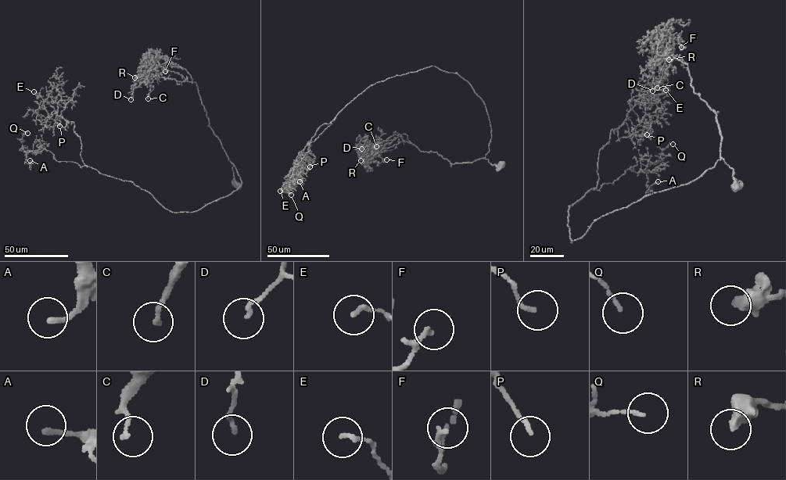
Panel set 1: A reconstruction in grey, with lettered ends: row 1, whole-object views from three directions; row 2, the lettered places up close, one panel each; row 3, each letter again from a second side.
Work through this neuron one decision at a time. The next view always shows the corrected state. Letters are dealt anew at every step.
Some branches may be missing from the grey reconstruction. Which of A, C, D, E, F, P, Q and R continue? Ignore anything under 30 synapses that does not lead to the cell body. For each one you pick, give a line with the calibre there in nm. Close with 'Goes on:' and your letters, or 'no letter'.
Goes on: no letter

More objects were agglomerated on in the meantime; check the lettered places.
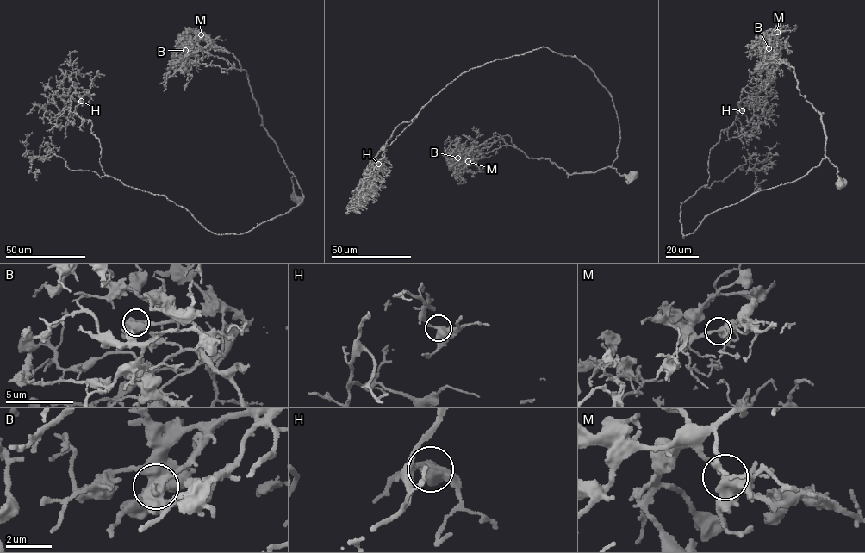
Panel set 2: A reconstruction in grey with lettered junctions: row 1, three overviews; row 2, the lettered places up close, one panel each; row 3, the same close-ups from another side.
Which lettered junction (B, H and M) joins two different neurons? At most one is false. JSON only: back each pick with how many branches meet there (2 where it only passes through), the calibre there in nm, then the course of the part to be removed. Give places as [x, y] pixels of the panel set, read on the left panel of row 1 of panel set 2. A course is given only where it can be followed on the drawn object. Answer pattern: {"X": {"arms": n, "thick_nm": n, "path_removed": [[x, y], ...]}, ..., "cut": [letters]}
{"cut": []}

